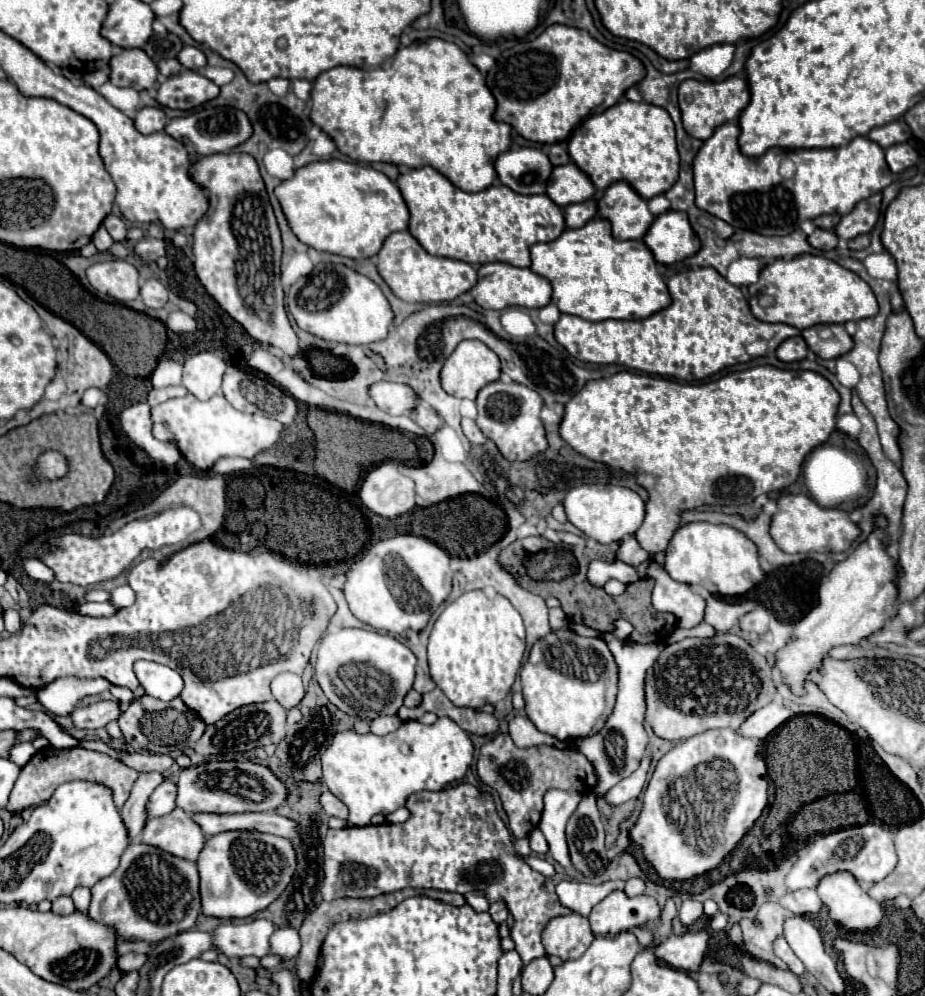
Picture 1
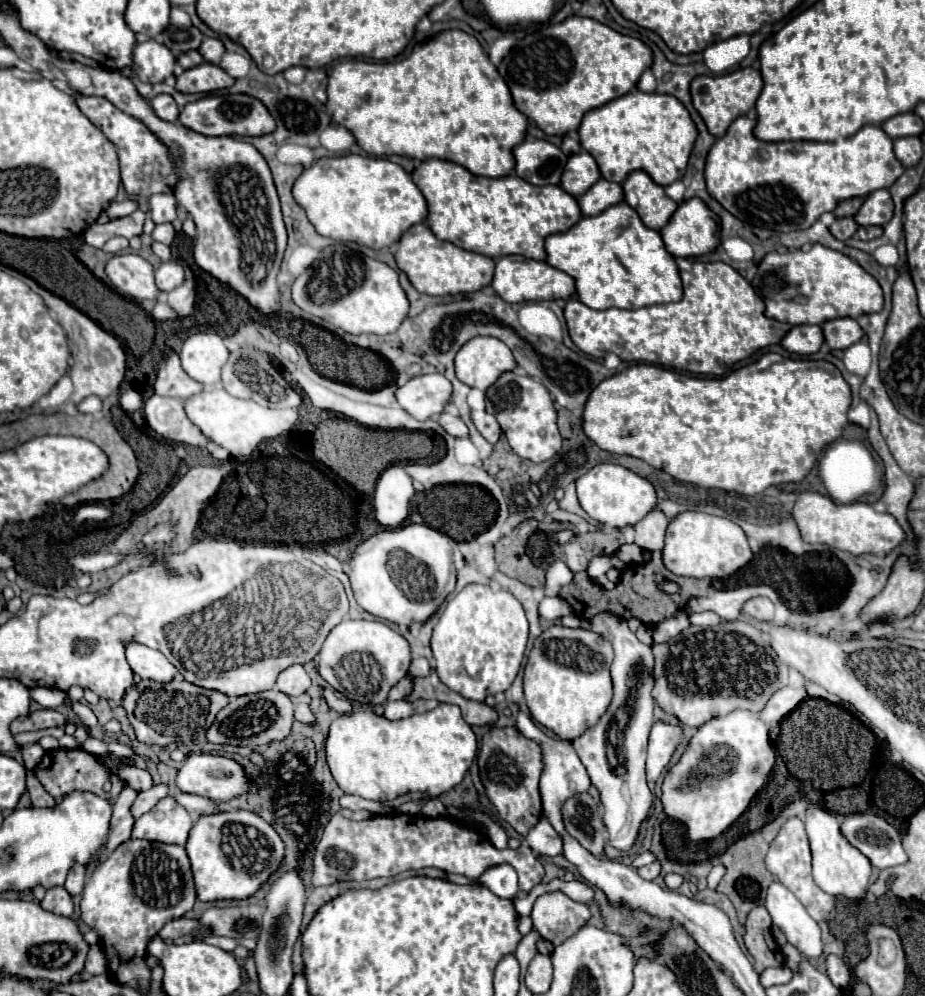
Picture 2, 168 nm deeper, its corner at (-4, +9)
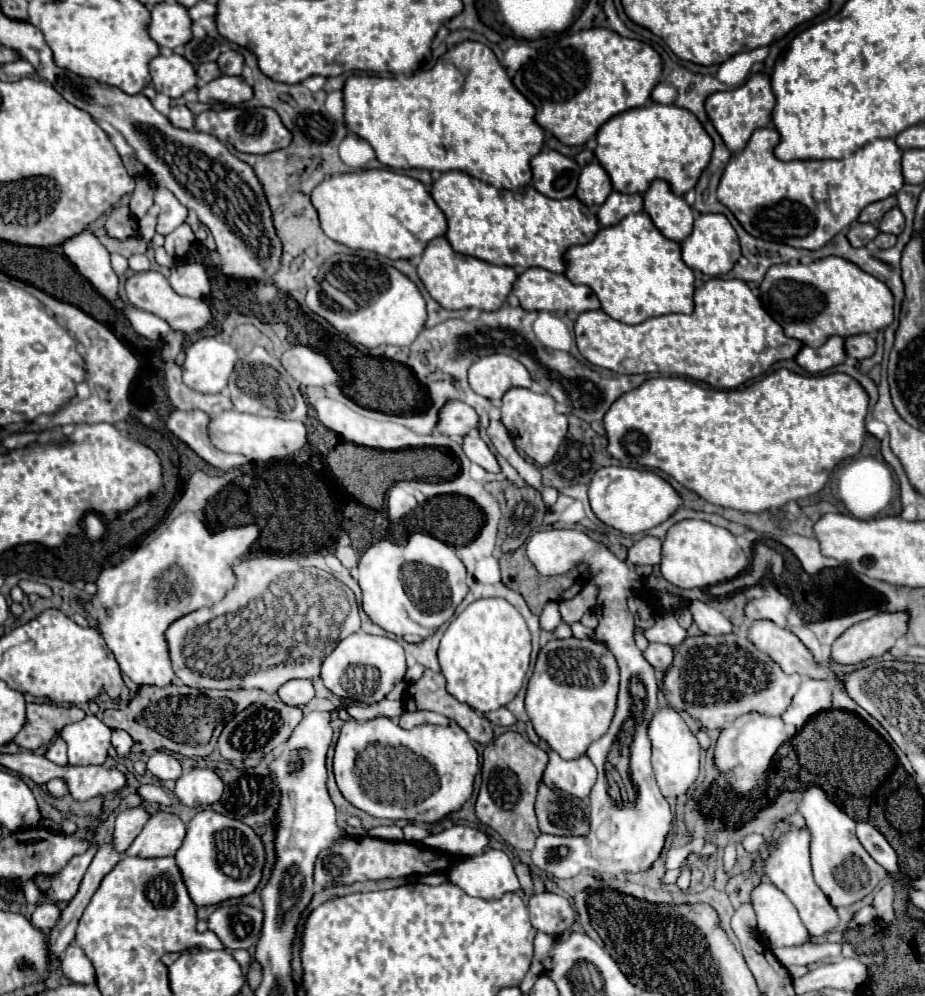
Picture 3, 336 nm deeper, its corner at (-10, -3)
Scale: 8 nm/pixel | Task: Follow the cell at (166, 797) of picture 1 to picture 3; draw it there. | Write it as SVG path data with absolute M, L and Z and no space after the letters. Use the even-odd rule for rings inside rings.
M142 805L122 811L116 817L116 829L114 829L114 837L112 837L112 839L116 839L116 849L126 851L130 847L130 843L142 831L142 827L148 823L148 819L150 819L150 813Z

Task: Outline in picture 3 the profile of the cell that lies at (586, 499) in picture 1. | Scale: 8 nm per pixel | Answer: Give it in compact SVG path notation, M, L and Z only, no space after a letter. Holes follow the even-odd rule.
M614 465L596 471L588 487L588 497L594 515L604 525L624 535L638 535L660 525L682 505L680 495L658 475L650 471L638 471L638 469L614 467Z

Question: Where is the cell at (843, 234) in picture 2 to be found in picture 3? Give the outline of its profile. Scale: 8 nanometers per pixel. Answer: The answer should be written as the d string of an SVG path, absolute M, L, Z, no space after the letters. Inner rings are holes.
M854 223L848 229L846 239L850 241L852 247L866 247L874 237L878 235L878 229L874 225L862 225L862 223Z

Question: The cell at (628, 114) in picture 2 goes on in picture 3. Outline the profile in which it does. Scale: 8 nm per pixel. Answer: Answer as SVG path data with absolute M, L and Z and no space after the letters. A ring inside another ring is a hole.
M648 103L614 115L600 127L596 141L594 157L608 171L612 187L626 195L642 195L654 179L670 183L672 193L684 195L696 185L712 153L710 135L688 109L660 103Z

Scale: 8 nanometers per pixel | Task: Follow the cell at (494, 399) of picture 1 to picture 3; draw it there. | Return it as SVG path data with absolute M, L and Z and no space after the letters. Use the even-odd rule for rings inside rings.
M512 387L502 397L502 423L508 429L514 445L518 451L522 451L526 457L530 457L538 467L548 465L562 445L568 429L566 415L556 411L556 401L548 393L534 393L530 389Z

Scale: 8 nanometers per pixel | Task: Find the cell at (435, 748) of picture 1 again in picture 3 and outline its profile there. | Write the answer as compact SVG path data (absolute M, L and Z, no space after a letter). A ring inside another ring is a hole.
M376 717L364 723L358 723L354 719L346 721L334 753L334 775L338 789L350 801L354 807L370 813L372 817L382 819L408 819L408 821L420 821L420 823L436 823L444 819L446 815L458 811L472 795L474 791L474 777L480 771L478 753L472 745L472 739L468 733L456 723L450 721L450 725L420 725L410 731L400 729L392 719L388 717ZM362 773L368 777L366 787L362 783ZM426 787L432 787L430 791Z

